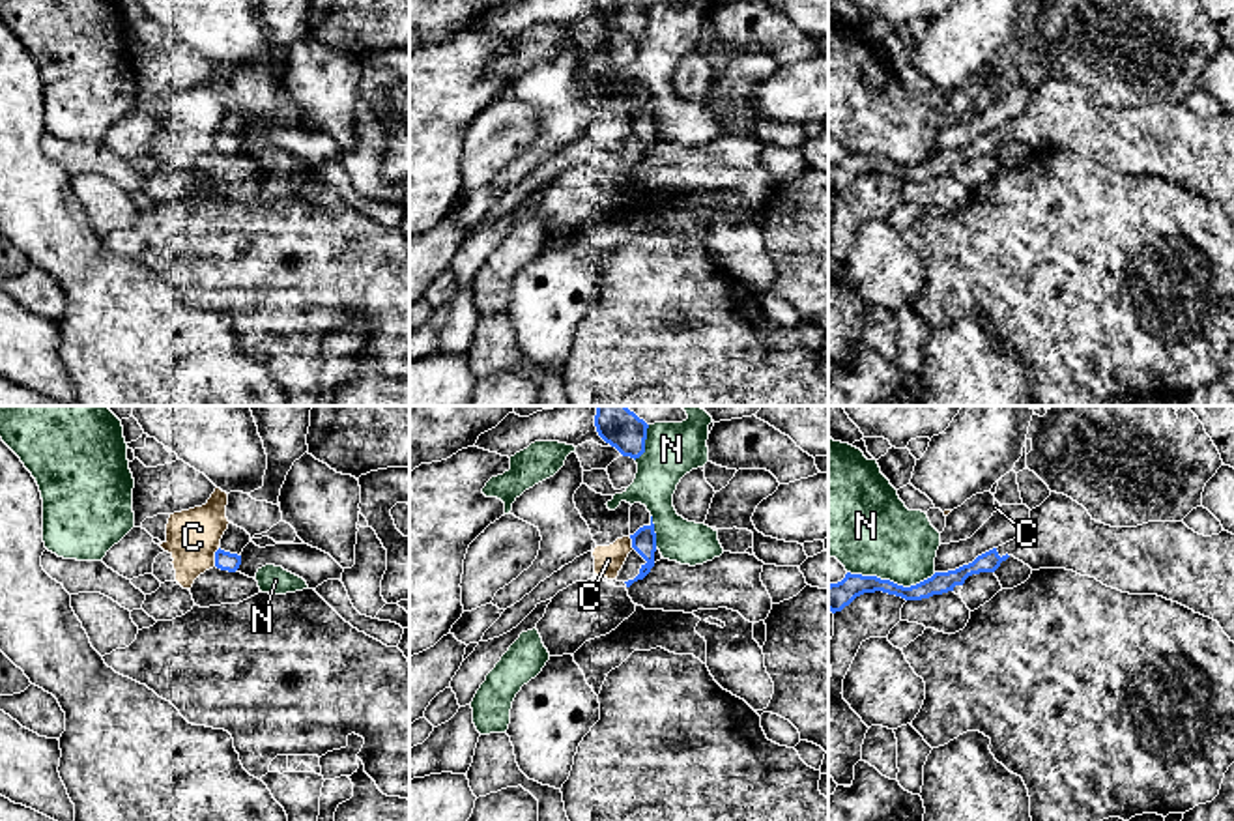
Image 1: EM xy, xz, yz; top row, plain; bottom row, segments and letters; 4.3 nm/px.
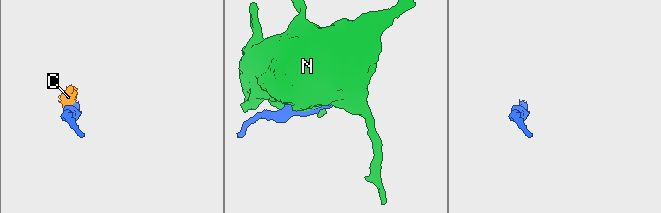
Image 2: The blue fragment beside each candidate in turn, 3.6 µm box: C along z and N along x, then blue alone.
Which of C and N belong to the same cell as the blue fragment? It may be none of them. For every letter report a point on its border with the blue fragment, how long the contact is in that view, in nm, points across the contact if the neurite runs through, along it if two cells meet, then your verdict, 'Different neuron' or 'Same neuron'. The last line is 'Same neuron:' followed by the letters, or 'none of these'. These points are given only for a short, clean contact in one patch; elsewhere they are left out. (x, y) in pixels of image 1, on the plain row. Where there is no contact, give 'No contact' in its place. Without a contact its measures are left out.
C: Touches blue at xy (215, 139). Shared border 80 nm. Boundary: xy (219, 129), (214, 146). Different neuron
N: Touches blue at yz (892, 163). Shared border 380 nm. Different neuron
Same neuron: none of these

